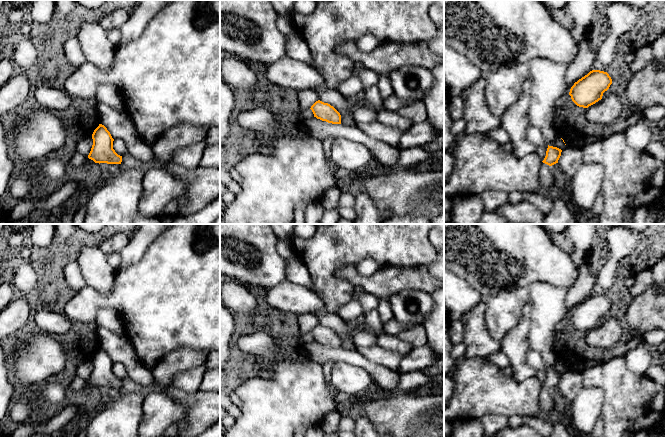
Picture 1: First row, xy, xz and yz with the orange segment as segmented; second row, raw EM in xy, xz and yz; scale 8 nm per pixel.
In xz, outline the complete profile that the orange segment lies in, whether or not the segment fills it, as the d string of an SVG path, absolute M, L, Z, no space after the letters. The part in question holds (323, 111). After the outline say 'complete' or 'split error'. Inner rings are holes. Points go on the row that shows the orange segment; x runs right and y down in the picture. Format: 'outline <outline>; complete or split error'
outline M320 100L316 101L310 108L314 117L322 121L332 124L341 124L340 113L330 104L324 103Z; complete

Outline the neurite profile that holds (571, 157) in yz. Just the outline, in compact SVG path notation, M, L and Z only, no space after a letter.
M566 145L558 160L558 164L563 172L570 178L581 163L582 149Z

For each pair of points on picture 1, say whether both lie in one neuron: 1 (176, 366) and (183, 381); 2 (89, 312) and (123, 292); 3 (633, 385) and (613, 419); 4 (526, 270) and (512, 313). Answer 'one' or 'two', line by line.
1: two
2: one
3: one
4: two

